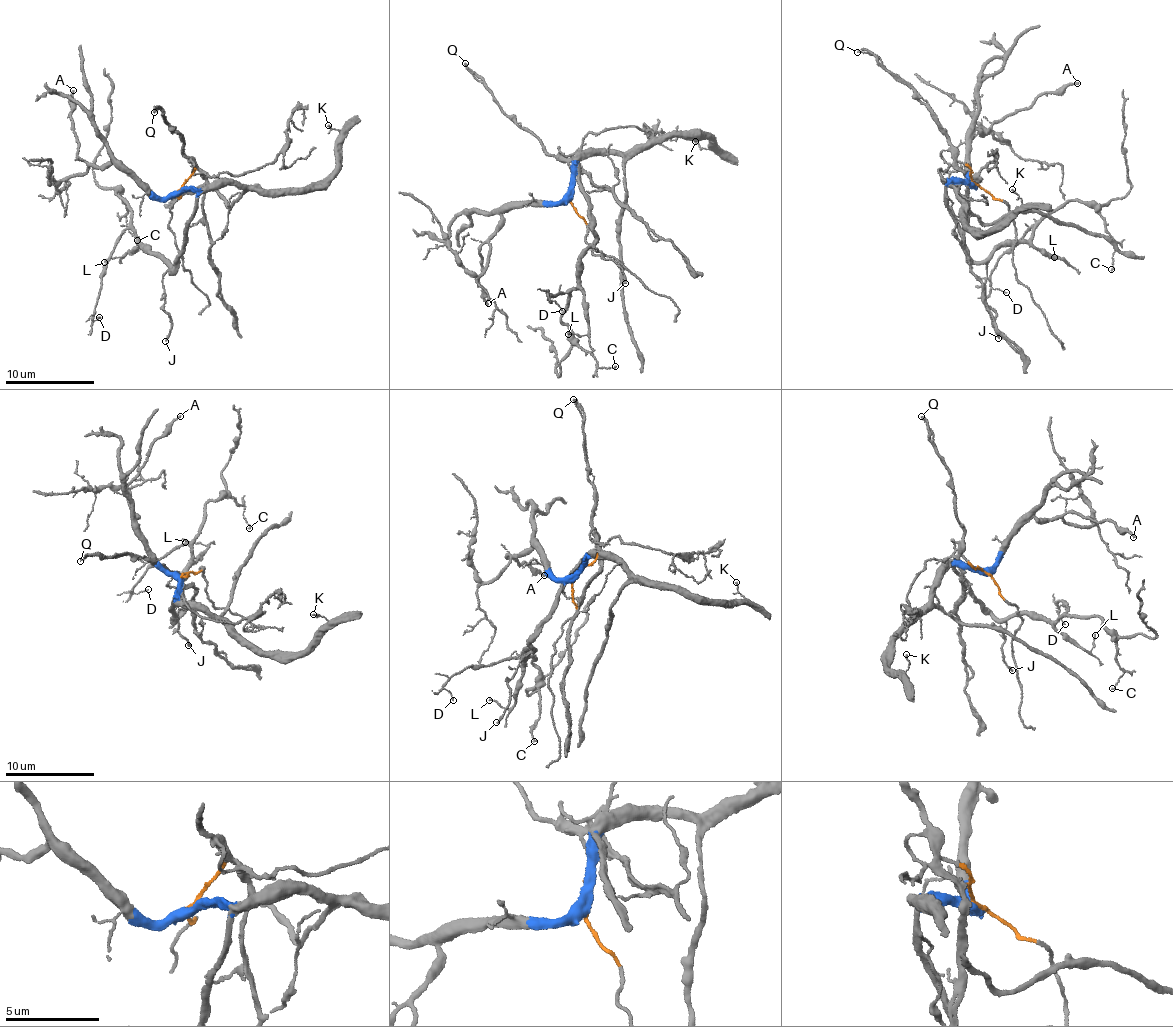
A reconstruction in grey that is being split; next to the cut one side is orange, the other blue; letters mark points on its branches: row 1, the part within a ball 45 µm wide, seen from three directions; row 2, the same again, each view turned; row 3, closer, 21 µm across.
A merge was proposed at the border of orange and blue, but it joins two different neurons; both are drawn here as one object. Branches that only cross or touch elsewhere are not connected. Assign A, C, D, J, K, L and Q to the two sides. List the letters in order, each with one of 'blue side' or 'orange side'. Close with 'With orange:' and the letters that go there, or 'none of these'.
A: blue side
C: blue side
D: blue side
J: blue side
K: blue side
L: blue side
Q: orange side
With orange: Q

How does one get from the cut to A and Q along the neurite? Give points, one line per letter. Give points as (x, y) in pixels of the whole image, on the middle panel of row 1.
A: (571, 193), (550, 203), (528, 201), (502, 215), (497, 230), (478, 251), (482, 260), (478, 286), (488, 304)
Q: (571, 195), (572, 170), (500, 108), (465, 62)

